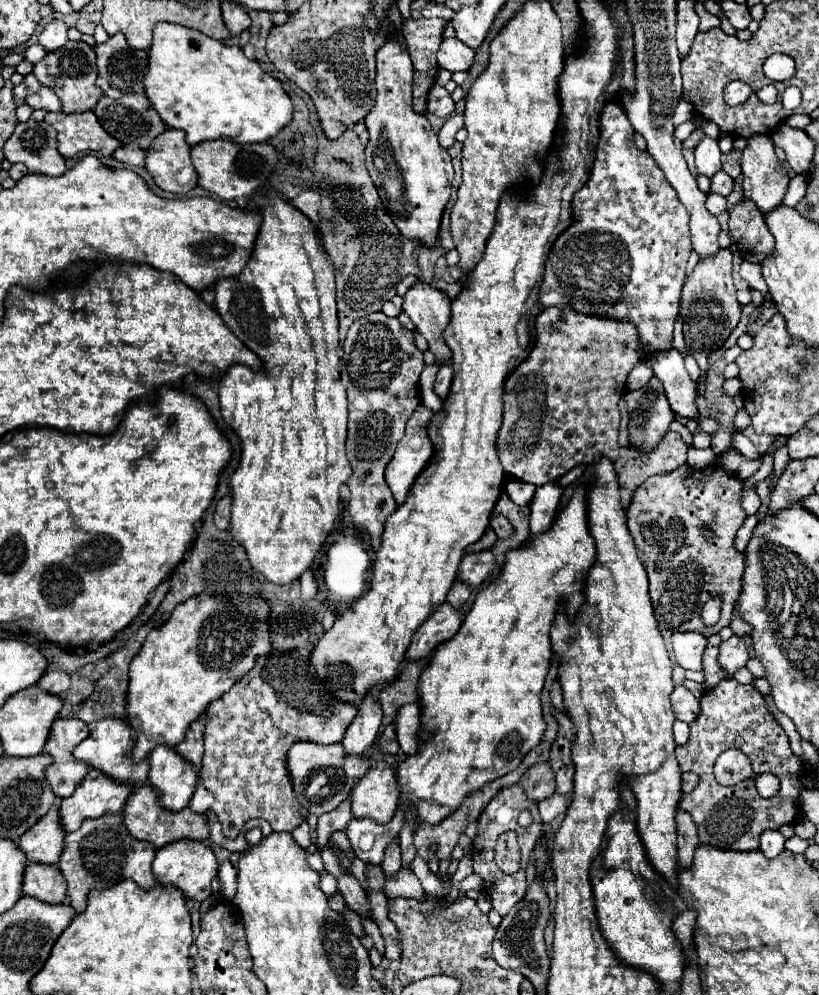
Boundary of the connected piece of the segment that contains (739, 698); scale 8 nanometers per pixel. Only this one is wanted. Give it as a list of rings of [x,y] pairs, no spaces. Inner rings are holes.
[[[724,678],[714,690],[704,692],[700,698],[702,712],[690,724],[690,738],[684,746],[676,748],[676,758],[682,770],[696,772],[700,776],[700,784],[690,794],[684,794],[680,800],[680,808],[692,814],[700,842],[730,848],[730,850],[754,850],[758,848],[758,838],[764,830],[772,828],[778,830],[782,824],[794,822],[796,814],[800,812],[798,792],[802,790],[800,772],[802,762],[798,756],[792,754],[788,736],[766,708],[766,700],[760,692],[752,686],[744,686],[734,678]],[[738,748],[742,750],[750,762],[752,770],[770,772],[780,780],[780,792],[774,798],[764,800],[754,786],[754,778],[748,778],[736,786],[722,786],[712,776],[712,766],[716,758],[728,750]]]

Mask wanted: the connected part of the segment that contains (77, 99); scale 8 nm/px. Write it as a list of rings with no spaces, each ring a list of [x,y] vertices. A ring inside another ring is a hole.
[[[68,40],[60,50],[46,54],[34,66],[34,74],[42,86],[48,86],[58,94],[58,98],[62,102],[62,112],[66,112],[66,114],[92,110],[96,106],[96,102],[104,96],[104,92],[96,86],[96,78],[98,78],[96,52],[92,46],[88,46],[82,40],[78,40],[78,42]]]

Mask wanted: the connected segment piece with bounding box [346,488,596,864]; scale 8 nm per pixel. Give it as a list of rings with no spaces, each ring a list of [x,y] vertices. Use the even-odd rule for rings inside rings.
[[[582,488],[558,512],[548,532],[506,554],[502,574],[476,596],[456,636],[434,650],[430,664],[420,674],[420,742],[418,752],[396,766],[400,800],[392,820],[378,824],[368,818],[352,818],[346,828],[360,860],[382,862],[386,846],[408,822],[408,808],[414,806],[416,824],[436,826],[472,790],[512,772],[538,746],[546,730],[540,692],[552,658],[550,626],[556,602],[562,598],[568,616],[576,614],[584,602],[584,578],[594,558],[596,548],[588,532]]]

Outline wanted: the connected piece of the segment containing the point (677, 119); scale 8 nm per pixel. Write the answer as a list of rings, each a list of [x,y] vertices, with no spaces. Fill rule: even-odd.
[[[682,98],[682,100],[678,102],[678,108],[676,108],[676,112],[674,112],[672,122],[674,122],[674,126],[680,126],[680,124],[684,124],[686,120],[690,120],[692,116],[694,116],[694,110],[692,110],[690,102]]]

